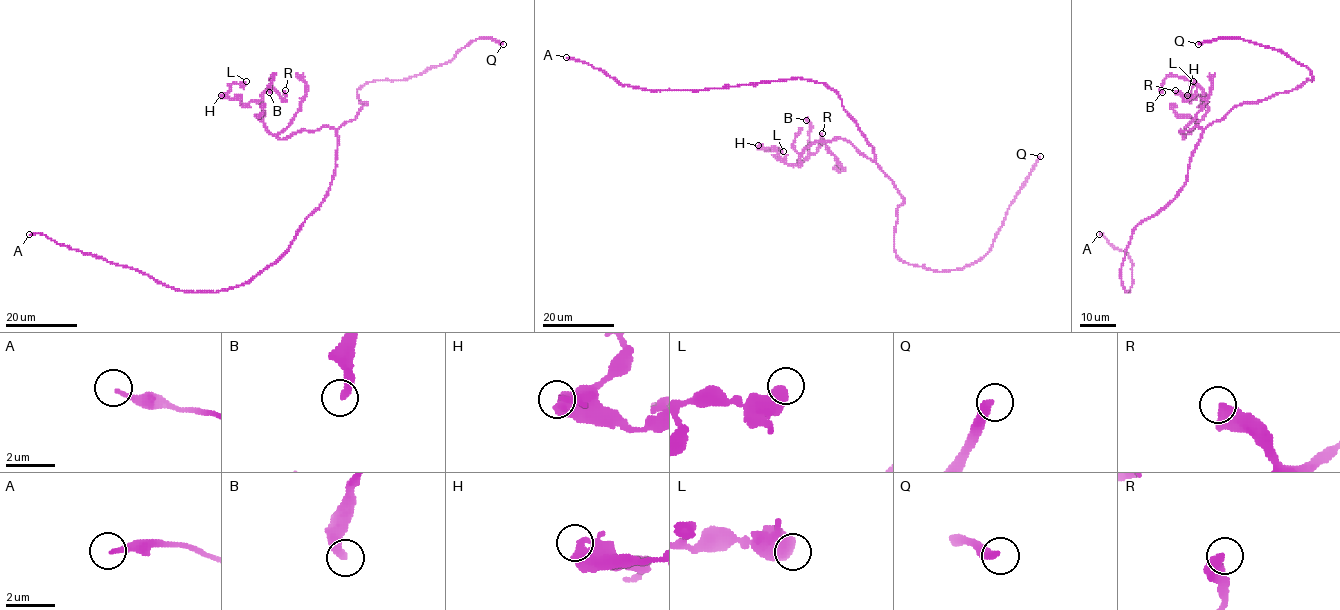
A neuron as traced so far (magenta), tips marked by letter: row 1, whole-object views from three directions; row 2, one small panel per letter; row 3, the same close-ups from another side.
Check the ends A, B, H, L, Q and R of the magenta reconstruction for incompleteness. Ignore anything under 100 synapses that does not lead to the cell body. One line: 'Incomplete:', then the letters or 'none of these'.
Incomplete: Q

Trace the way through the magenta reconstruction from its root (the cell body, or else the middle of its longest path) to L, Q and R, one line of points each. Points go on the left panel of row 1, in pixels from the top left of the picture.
L: (331, 183), (336, 131), (320, 127), (278, 139), (257, 103), (226, 94), (246, 81)
Q: (331, 183), (338, 130), (367, 104), (356, 92), (364, 84), (421, 74), (477, 38), (503, 44)
R: (331, 183), (334, 129), (284, 139), (266, 129), (262, 95), (271, 87), (283, 99), (285, 90)

